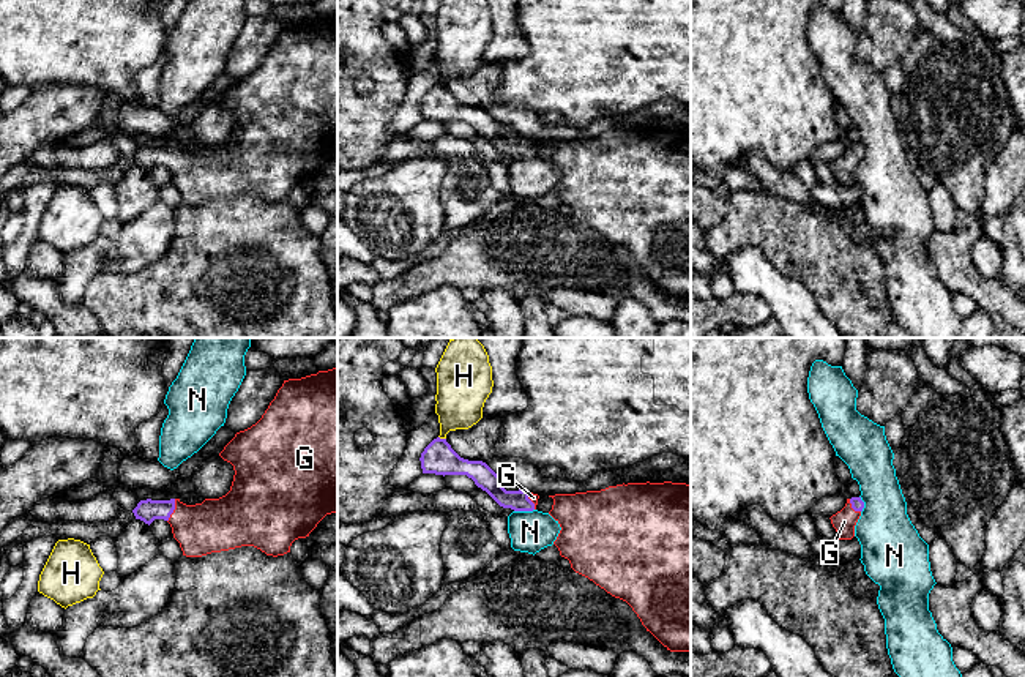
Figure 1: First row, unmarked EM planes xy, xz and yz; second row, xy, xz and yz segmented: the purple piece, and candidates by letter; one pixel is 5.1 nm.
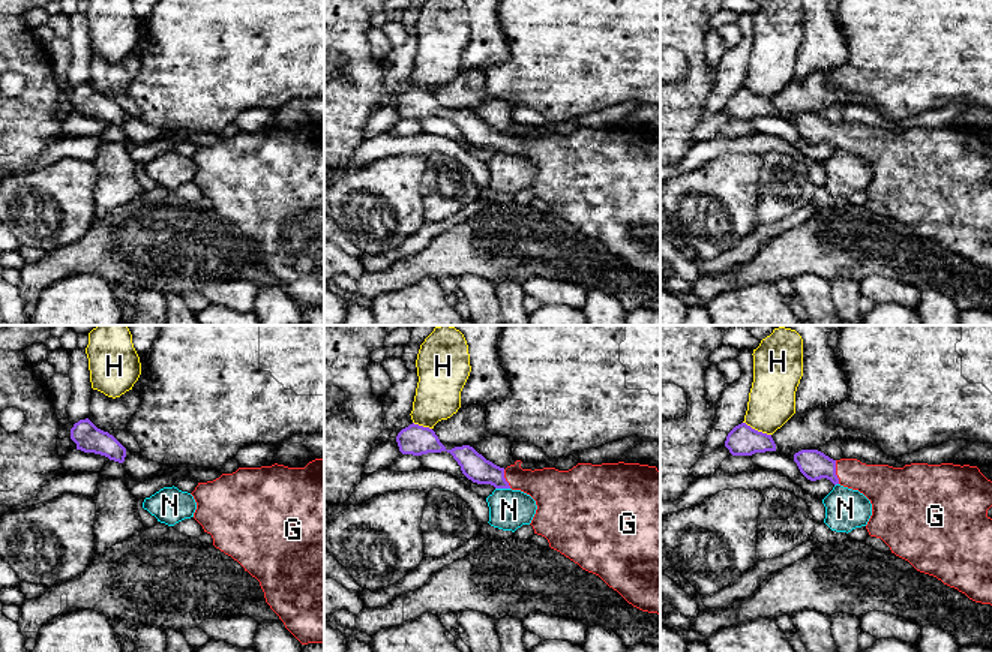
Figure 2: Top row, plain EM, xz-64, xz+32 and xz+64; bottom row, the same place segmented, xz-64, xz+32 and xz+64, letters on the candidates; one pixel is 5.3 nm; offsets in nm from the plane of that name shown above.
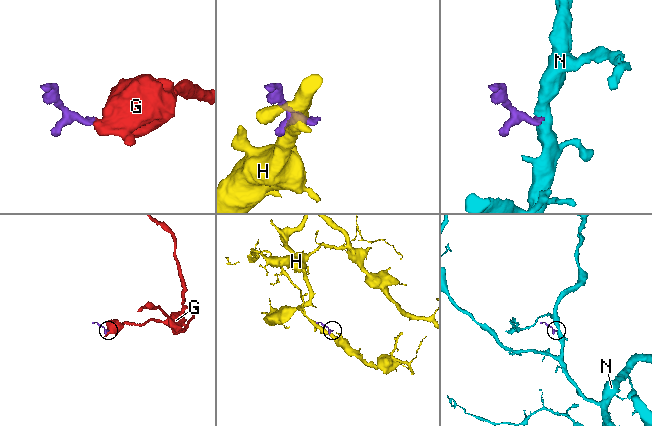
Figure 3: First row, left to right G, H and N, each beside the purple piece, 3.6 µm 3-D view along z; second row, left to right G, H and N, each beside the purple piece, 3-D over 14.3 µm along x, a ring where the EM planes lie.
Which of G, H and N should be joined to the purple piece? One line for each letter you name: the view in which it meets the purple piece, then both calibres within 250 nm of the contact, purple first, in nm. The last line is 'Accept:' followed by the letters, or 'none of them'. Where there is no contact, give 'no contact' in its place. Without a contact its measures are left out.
G: xy | 120/280 nm
Accept: G

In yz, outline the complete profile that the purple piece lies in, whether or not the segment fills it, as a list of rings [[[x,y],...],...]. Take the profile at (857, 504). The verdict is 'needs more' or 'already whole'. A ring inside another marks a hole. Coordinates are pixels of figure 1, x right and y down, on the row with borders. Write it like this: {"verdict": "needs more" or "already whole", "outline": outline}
{"verdict": "needs more", "outline": [[[852,497],[847,499],[847,503],[840,511],[829,518],[839,540],[852,540],[855,537],[855,526],[861,516],[863,508],[864,502],[861,497]]]}

